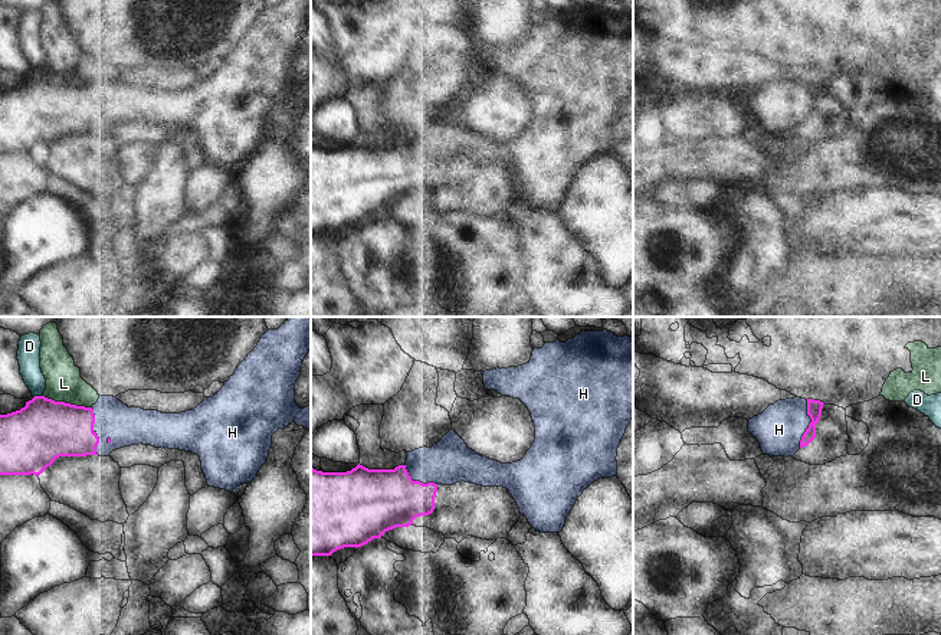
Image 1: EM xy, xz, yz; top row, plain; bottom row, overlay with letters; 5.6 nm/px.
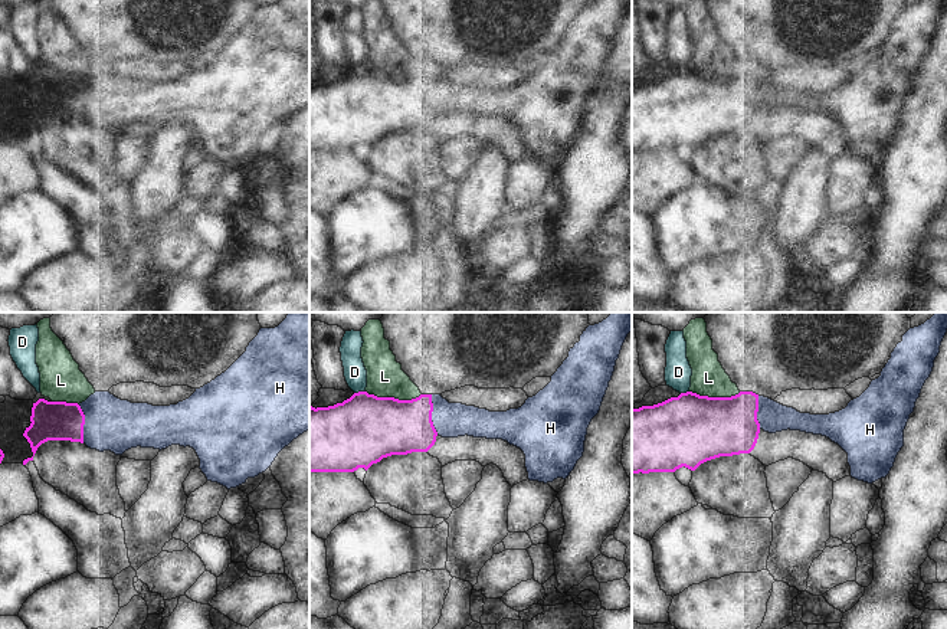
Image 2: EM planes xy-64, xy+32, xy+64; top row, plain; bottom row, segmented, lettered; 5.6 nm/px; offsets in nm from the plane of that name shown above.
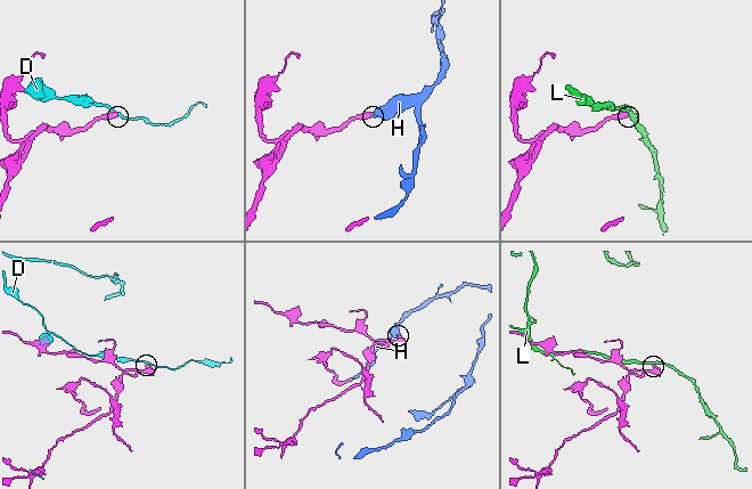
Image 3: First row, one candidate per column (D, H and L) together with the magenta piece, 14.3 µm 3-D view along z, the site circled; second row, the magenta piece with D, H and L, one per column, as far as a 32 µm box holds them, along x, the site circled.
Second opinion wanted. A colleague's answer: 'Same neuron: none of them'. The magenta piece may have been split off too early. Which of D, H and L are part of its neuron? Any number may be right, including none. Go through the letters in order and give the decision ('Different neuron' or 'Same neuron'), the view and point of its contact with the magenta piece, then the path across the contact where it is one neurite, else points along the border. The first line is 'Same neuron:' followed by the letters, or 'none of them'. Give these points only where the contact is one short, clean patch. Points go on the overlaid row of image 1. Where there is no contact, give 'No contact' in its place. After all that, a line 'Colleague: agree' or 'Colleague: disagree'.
Same neuron: H
D: Different neuron. Touches magenta at xy (38, 396). Boundary: xy (42, 395), (33, 398)
H: Same neuron. Touches magenta at xy (92, 431). Path across: xy (48, 429), (92, 431), (104, 426), (125, 426)
L: Different neuron. Touches magenta at xy (66, 403). Boundary: xy (43, 395), (55, 401), (89, 408)
Colleague: disagree

